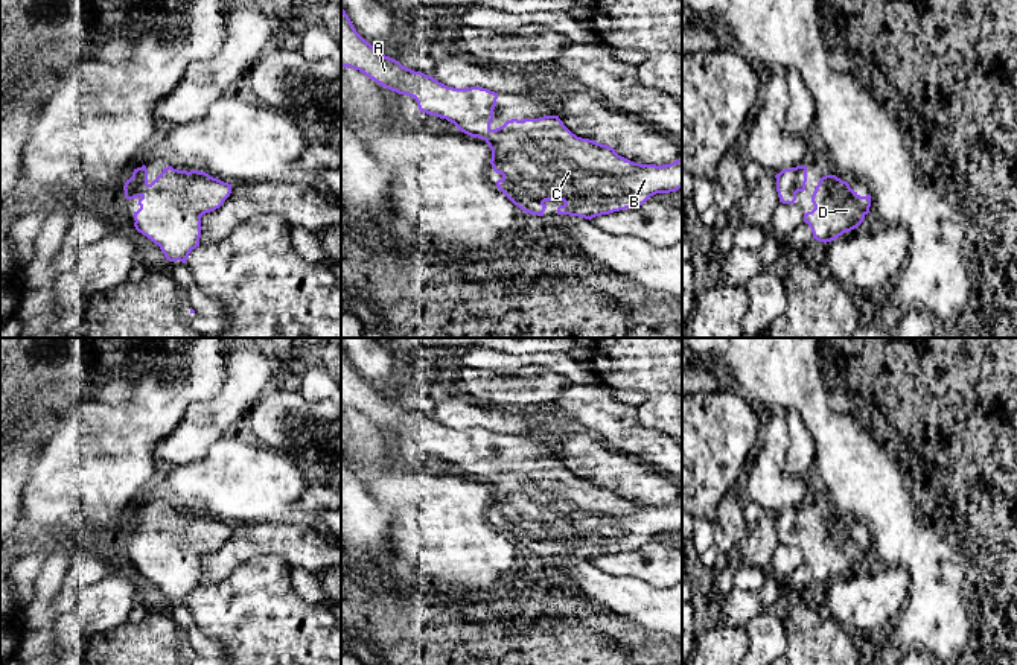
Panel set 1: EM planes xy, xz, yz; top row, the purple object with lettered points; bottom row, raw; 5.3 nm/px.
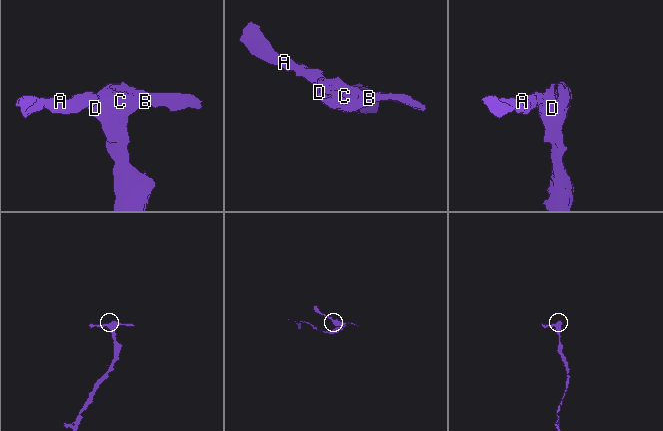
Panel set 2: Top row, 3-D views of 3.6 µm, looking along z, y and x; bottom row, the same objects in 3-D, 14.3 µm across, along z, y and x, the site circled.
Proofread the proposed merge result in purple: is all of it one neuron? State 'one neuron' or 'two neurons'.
one neuron

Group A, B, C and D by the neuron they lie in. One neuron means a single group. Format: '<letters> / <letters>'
A B C D

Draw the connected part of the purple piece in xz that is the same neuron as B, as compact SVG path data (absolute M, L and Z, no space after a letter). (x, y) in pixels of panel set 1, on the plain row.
M341 348L341 408L359 411L379 426L416 440L420 453L437 457L454 464L458 472L484 481L492 490L490 505L502 519L496 528L522 552L544 557L545 542L563 542L557 555L592 560L614 552L642 546L656 534L682 530L682 501L670 505L633 504L607 485L572 475L559 457L539 460L512 460L492 470L498 434L481 428L454 429L432 417L403 408L399 402L382 396L353 368Z

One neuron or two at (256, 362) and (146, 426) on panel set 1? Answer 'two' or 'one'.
two

